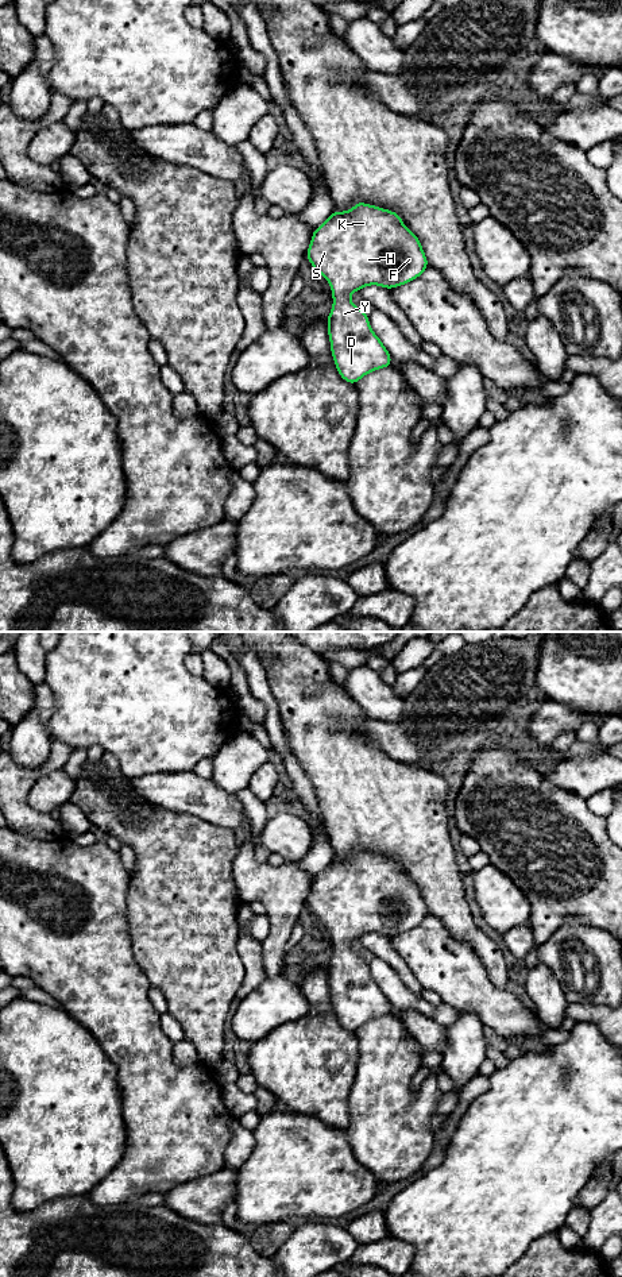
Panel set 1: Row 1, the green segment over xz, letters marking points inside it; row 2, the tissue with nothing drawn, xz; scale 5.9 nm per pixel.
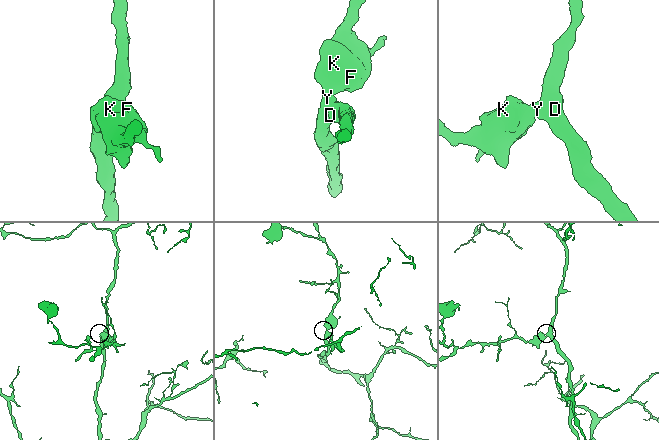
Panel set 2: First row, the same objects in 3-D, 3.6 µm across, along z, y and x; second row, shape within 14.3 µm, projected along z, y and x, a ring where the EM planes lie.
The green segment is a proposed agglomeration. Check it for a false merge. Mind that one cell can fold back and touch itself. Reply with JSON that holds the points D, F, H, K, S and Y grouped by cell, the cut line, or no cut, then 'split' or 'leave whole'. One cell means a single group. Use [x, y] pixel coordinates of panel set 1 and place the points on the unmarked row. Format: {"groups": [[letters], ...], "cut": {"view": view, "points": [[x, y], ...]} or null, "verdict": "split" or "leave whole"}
{"groups": [["D", "F", "H", "K", "S", "Y"]], "cut": null, "verdict": "leave whole"}

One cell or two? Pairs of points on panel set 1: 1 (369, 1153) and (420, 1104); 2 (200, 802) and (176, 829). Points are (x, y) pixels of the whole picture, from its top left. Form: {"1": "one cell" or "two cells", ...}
{"1": "one cell", "2": "two cells"}

